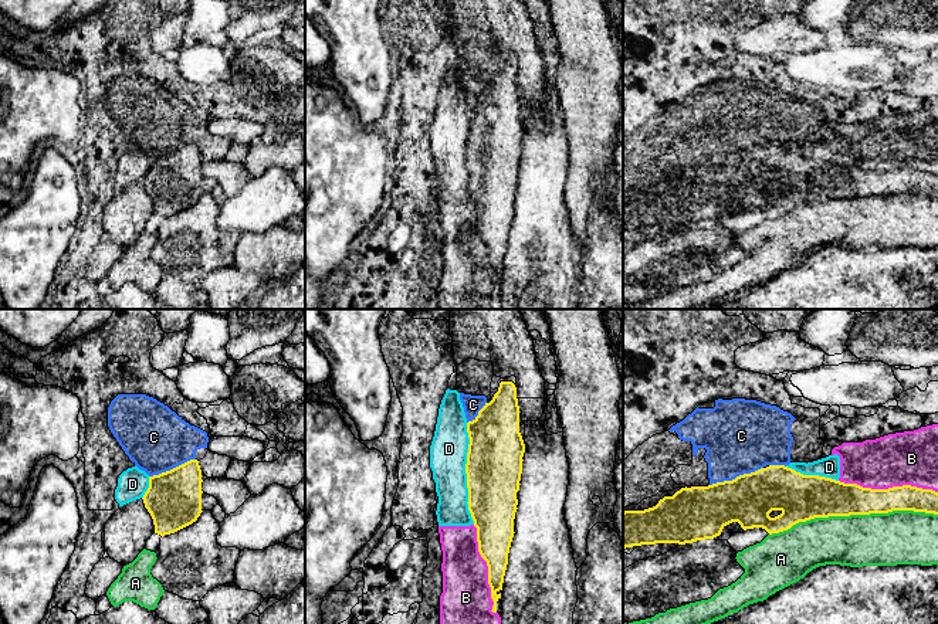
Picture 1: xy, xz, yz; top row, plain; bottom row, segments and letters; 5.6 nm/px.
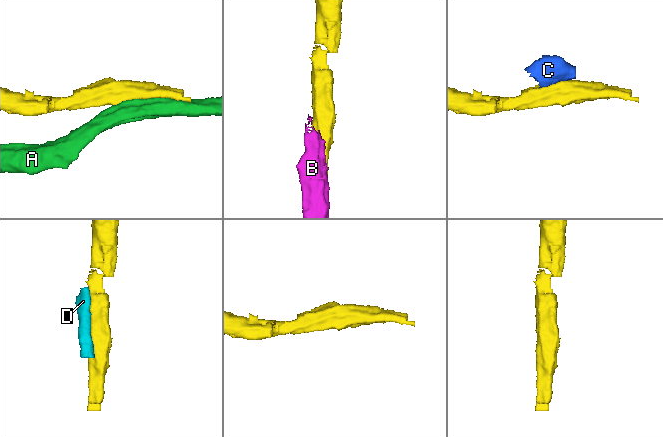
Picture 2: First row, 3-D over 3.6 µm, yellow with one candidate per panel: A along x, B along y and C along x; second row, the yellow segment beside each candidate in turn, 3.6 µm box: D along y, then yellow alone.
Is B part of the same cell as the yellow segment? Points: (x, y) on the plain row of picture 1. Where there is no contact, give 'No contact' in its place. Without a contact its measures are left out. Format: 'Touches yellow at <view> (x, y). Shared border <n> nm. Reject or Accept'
Touches yellow at yz (889, 170). Shared border 550 nm. Reject

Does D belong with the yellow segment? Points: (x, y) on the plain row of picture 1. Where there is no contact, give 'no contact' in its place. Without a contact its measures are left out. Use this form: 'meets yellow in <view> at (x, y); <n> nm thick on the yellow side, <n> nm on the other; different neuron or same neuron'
meets yellow in xz at (466, 155); 320 nm thick on the yellow side, 220 nm on the other; different neuron

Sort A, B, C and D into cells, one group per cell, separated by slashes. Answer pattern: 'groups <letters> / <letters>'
groups A / B D / C

